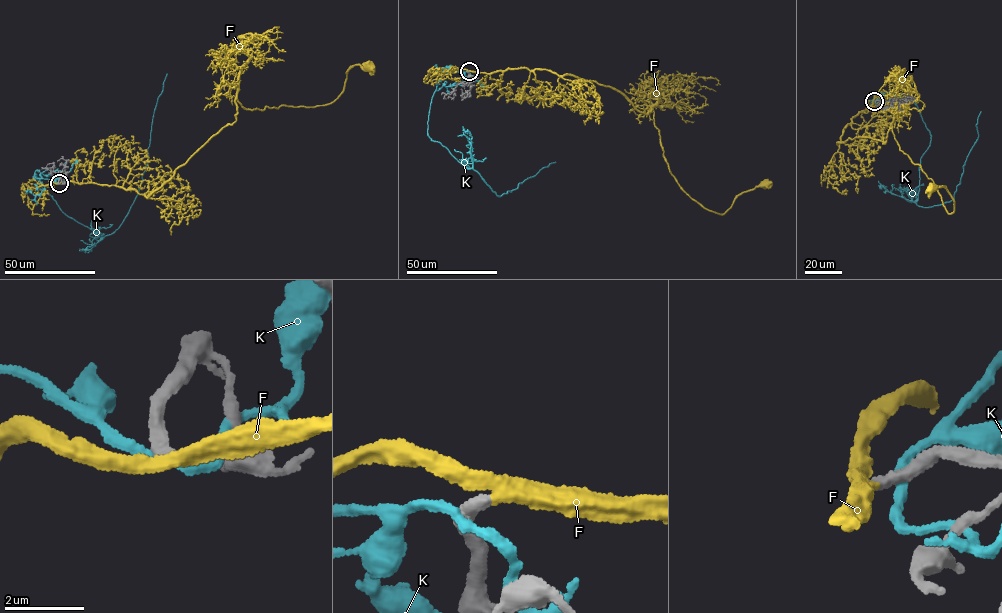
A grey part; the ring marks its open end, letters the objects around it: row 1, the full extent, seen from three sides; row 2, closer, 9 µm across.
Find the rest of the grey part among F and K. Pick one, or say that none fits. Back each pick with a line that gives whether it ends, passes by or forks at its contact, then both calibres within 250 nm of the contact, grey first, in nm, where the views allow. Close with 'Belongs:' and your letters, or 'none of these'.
F: it passes by; 360 nm thick on the grey side, 360 nm on the other
Belongs: F

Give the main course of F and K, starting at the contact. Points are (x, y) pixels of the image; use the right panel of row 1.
F: (874, 101), (837, 143), (885, 143), (891, 126), (900, 150), (954, 211), (947, 189), (931, 186)
K: (875, 101), (886, 91), (905, 94), (916, 105), (931, 137), (915, 202), (927, 207), (954, 198), (980, 111)

